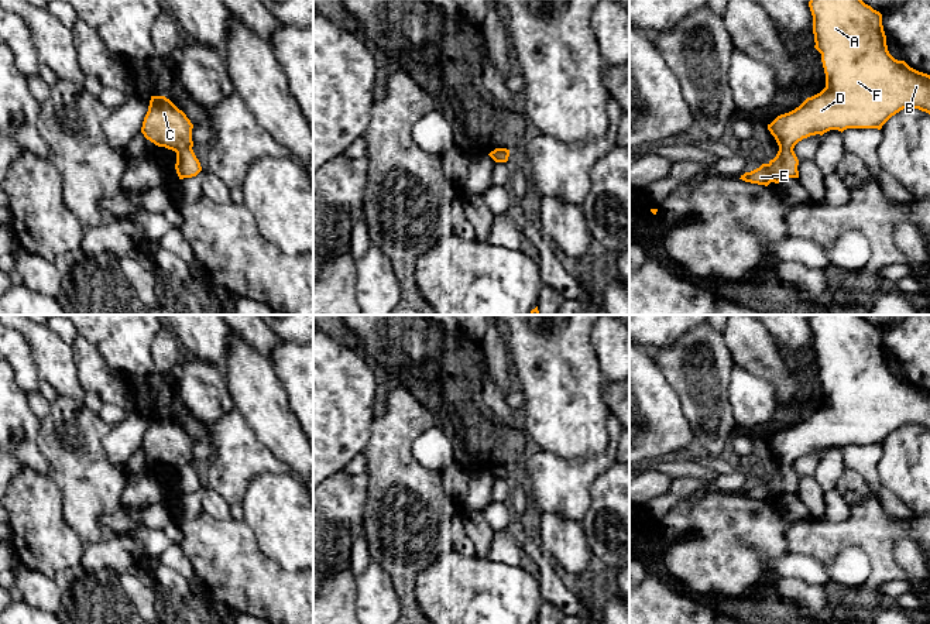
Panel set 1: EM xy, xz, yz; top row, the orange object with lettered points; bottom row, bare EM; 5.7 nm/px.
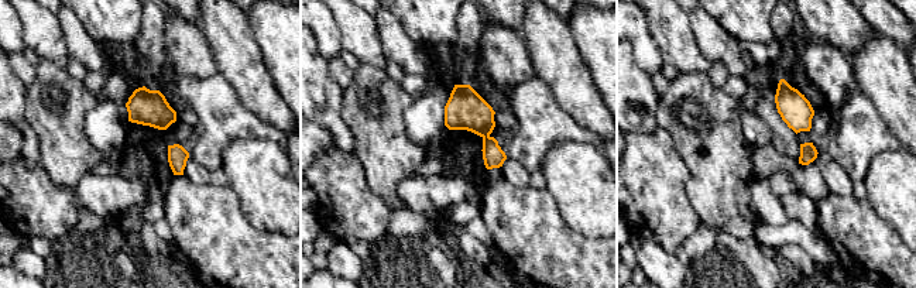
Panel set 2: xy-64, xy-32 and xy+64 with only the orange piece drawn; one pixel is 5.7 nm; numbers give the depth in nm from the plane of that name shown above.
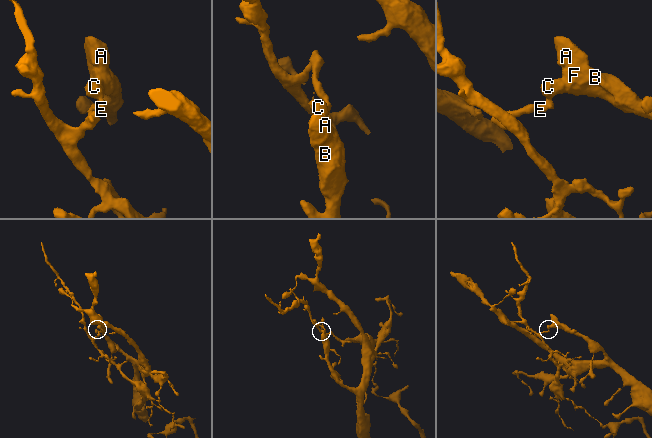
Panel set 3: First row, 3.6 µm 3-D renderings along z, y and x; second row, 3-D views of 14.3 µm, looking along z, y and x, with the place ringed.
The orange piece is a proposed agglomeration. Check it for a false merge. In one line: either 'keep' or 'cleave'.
cleave

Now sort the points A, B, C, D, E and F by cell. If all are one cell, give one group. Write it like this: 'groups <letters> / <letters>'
groups A B C D F / E

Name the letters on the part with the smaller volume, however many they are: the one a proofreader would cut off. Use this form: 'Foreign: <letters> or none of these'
Foreign: E

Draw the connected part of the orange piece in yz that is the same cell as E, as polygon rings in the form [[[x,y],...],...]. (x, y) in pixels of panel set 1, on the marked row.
[[[779,148],[773,160],[751,172],[745,172],[739,179],[768,186],[771,182],[779,184],[785,178],[799,178],[797,165],[799,160],[793,150]]]

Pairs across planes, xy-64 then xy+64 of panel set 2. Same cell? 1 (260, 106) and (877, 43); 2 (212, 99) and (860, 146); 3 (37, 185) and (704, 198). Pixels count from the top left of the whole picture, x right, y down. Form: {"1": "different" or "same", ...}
{"1": "same", "2": "same", "3": "different"}

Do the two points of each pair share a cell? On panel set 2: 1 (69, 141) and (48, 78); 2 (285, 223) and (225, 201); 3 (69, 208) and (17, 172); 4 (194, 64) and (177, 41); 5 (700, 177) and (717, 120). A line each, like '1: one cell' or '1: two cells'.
1: one cell
2: two cells
3: one cell
4: one cell
5: one cell

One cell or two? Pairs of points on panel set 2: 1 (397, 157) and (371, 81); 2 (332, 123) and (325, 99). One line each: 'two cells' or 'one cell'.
1: one cell
2: one cell

